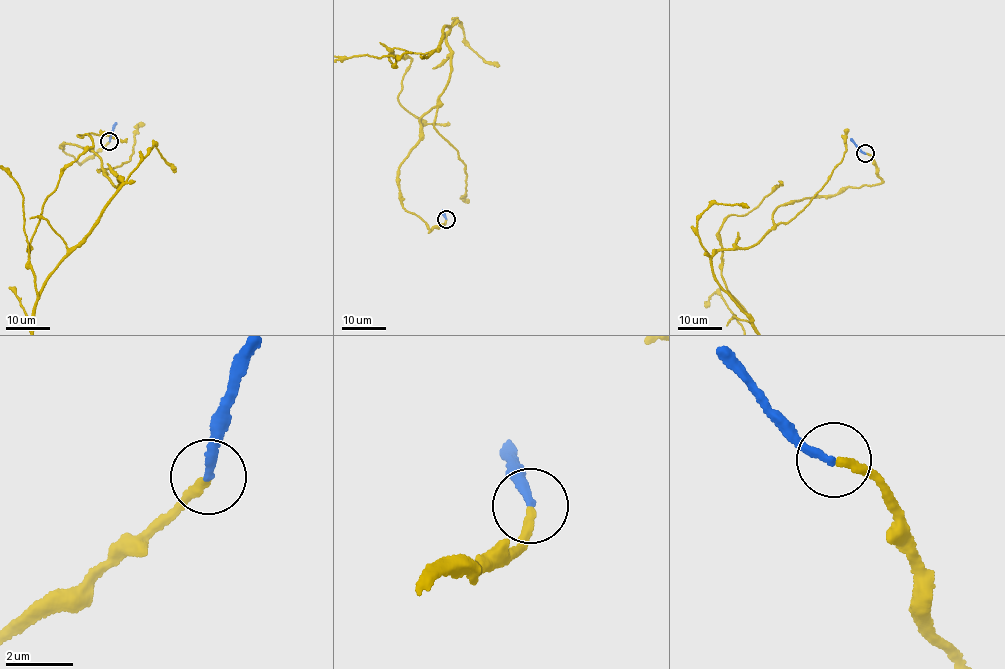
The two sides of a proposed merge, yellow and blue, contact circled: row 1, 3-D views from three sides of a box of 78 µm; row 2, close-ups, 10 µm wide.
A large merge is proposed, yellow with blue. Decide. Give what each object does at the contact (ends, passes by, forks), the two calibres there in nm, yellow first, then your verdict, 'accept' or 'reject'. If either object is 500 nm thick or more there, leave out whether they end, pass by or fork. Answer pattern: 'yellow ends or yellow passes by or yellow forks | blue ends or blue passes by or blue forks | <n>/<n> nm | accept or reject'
yellow ends | blue ends | 260/240 nm | accept

